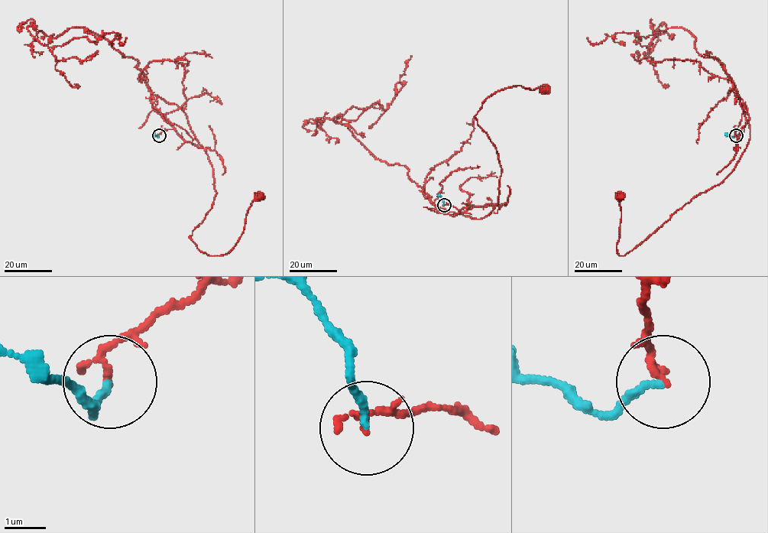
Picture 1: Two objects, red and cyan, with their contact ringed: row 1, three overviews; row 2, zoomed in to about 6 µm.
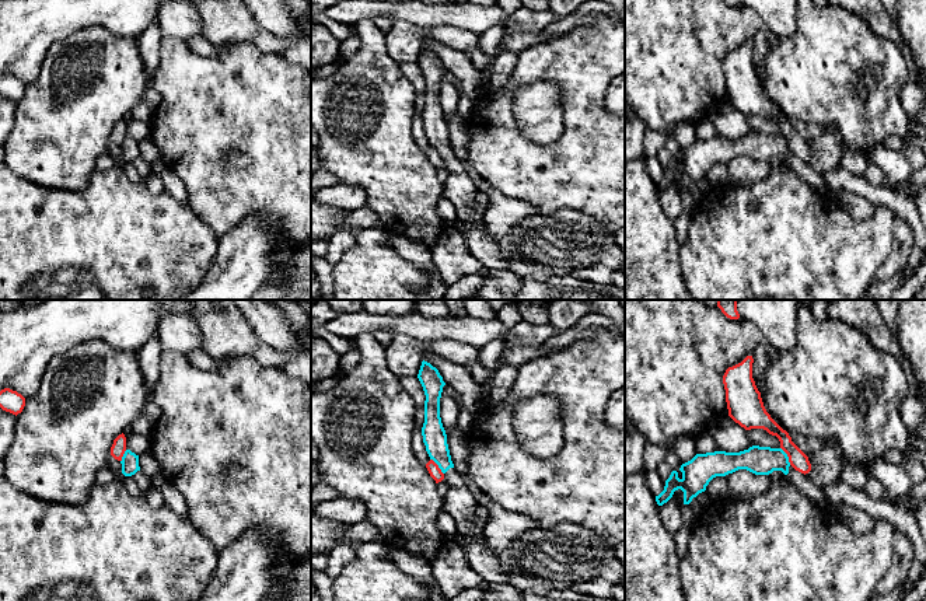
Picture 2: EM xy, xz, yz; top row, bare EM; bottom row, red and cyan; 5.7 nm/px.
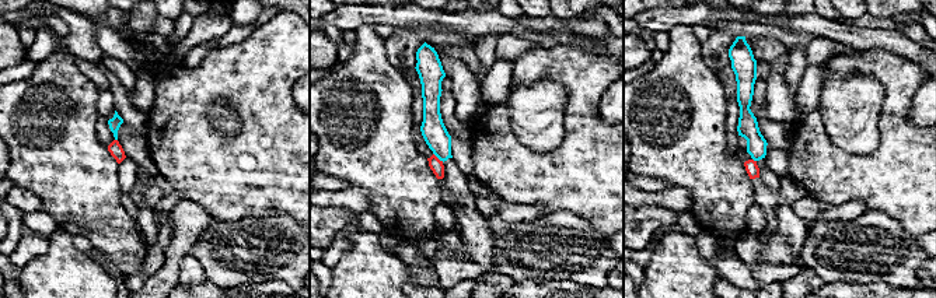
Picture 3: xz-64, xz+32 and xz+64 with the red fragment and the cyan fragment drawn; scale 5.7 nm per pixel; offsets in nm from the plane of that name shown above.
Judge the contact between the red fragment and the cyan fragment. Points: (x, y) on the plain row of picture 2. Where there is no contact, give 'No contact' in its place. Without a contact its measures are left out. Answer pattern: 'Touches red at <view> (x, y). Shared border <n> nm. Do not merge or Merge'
Touches red at yz (788, 142). Shared border 120 nm. Do not merge

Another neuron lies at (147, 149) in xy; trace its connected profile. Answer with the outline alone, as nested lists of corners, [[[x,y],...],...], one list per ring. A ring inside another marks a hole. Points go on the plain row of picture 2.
[[[150,137],[139,143],[139,153],[150,165],[160,157],[160,151]]]

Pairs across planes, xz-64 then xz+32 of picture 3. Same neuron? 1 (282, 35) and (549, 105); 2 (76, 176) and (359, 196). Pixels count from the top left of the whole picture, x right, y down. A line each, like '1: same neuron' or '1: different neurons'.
1: different neurons
2: different neurons

